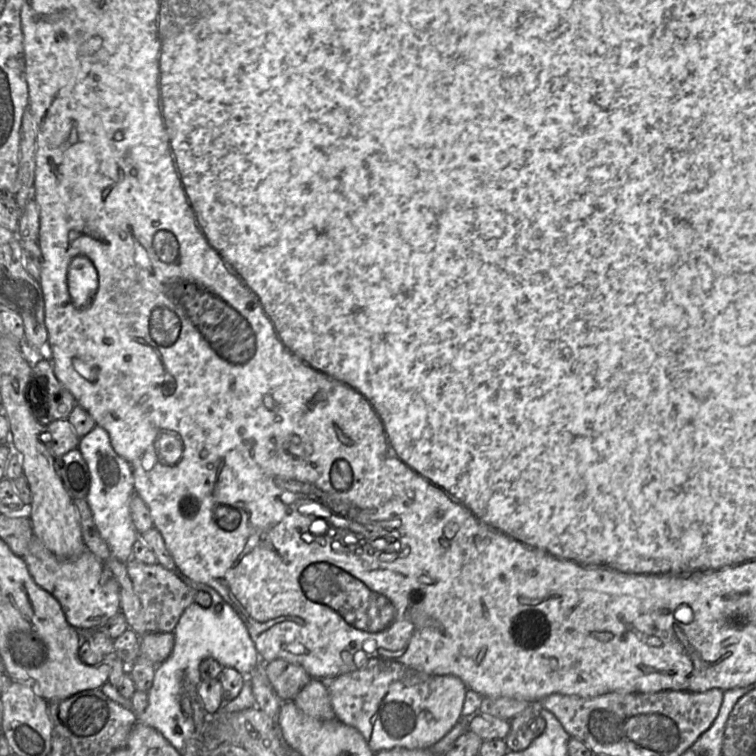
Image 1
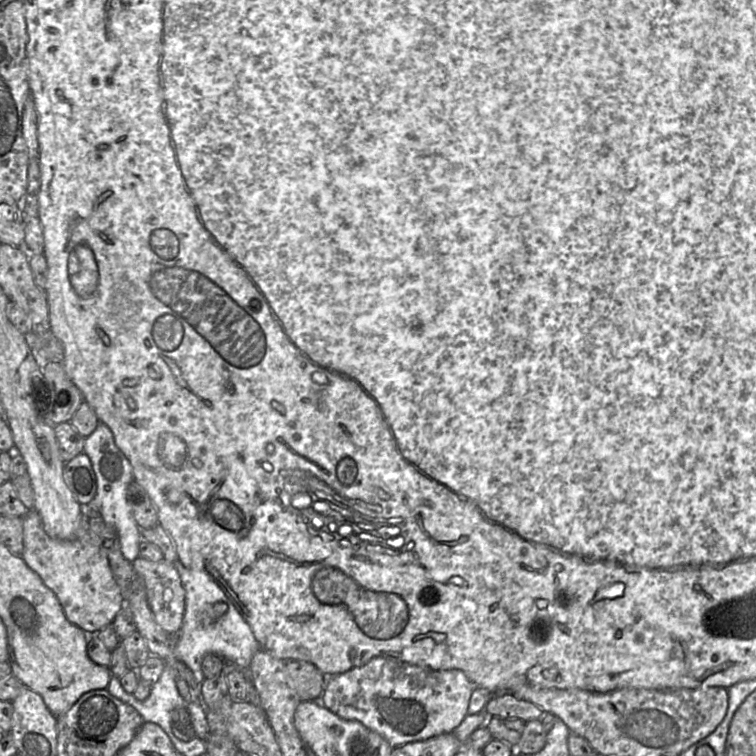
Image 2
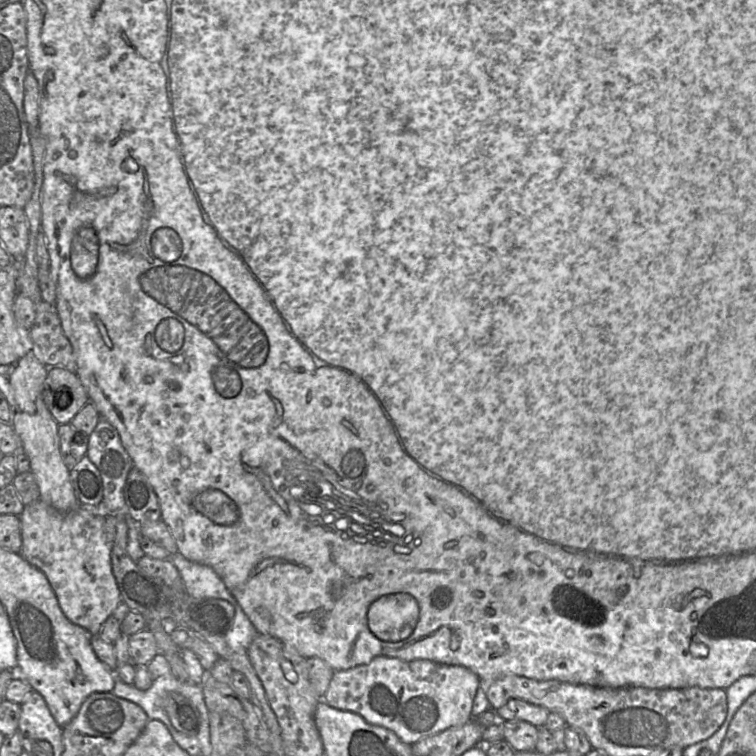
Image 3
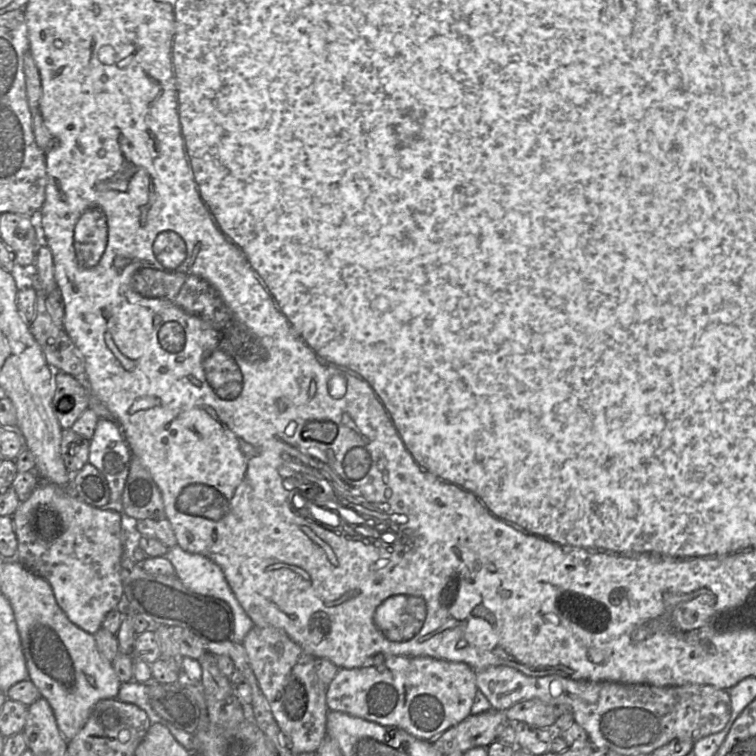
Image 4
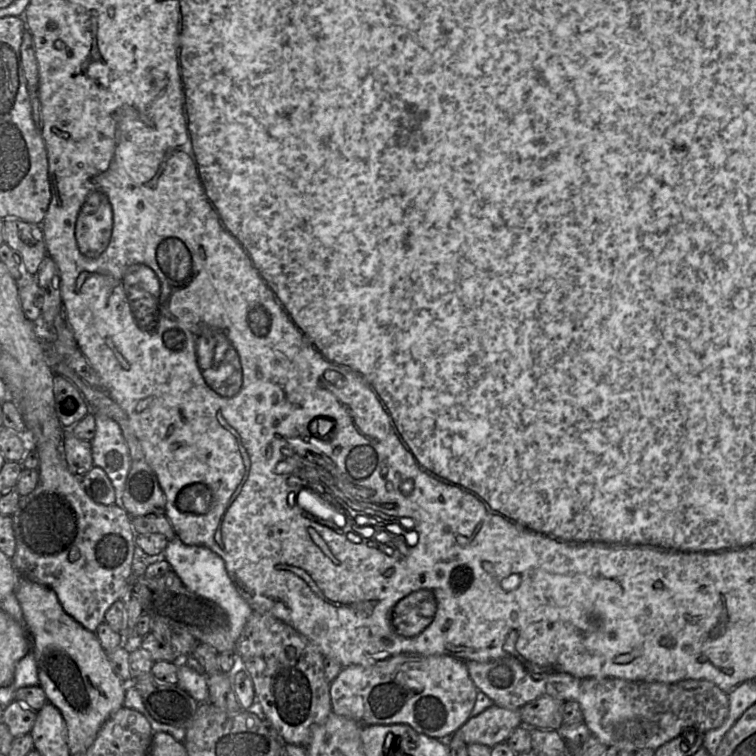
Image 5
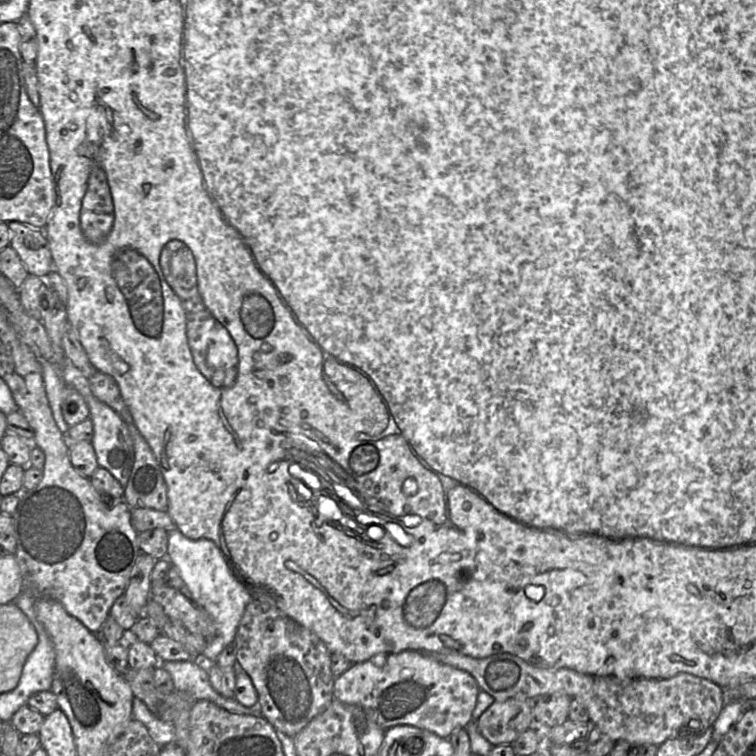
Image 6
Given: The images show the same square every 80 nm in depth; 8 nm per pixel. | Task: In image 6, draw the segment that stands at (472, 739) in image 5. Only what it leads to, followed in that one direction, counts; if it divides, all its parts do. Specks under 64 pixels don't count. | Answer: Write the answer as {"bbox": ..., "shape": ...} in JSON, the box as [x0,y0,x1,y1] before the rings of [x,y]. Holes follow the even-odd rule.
{"bbox":[475,698,535,746],"shape":[[[510,698],[494,701],[475,721],[479,733],[493,746],[513,743],[521,733],[535,726],[533,718],[533,700]]]}

